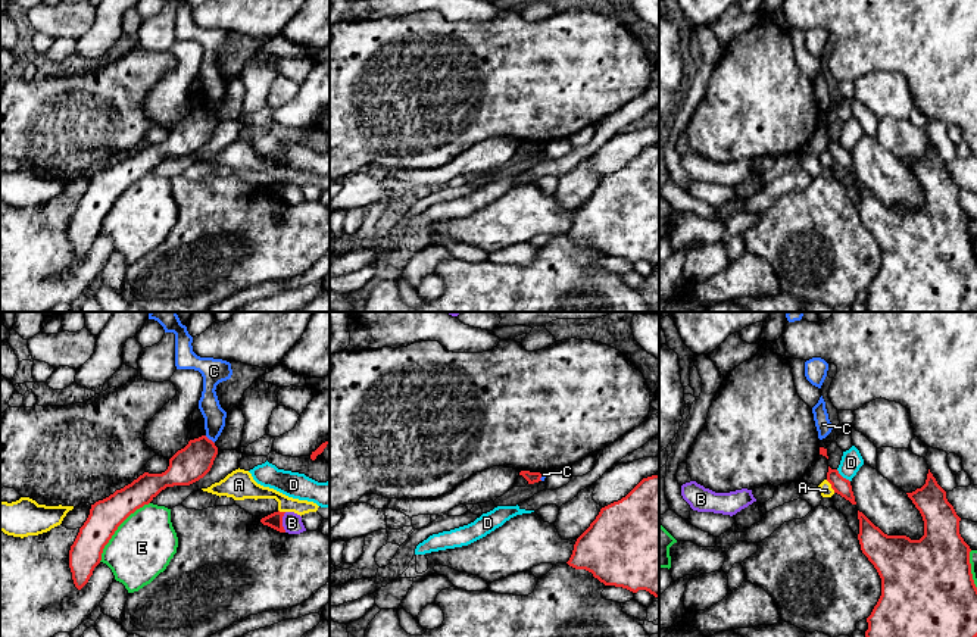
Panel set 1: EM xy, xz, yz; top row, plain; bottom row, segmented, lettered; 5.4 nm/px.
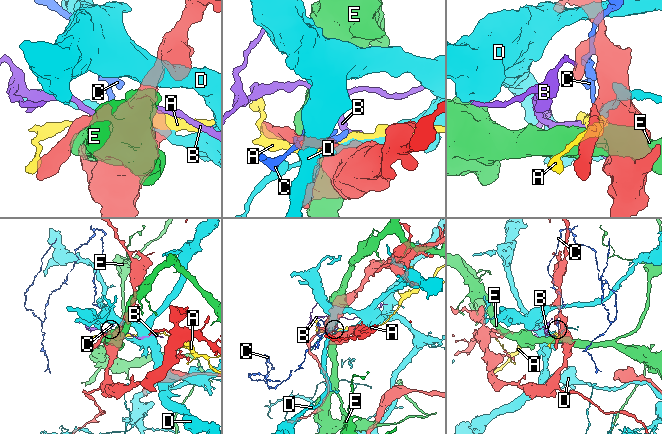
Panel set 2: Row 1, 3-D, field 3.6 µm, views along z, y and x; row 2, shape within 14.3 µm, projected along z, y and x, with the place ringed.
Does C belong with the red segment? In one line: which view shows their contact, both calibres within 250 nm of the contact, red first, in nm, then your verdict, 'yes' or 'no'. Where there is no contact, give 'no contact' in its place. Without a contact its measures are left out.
contact in xy; calibres 190 and 120 nm; no

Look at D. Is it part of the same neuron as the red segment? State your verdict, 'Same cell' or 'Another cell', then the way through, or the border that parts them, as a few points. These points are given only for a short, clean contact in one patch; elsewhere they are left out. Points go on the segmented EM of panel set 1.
Another cell

